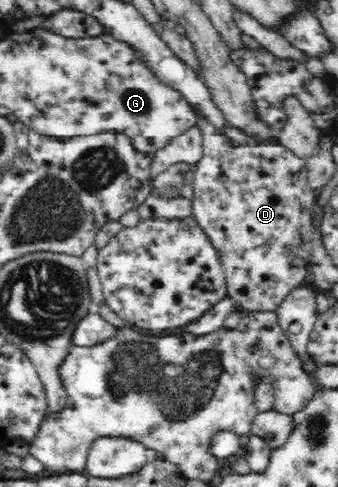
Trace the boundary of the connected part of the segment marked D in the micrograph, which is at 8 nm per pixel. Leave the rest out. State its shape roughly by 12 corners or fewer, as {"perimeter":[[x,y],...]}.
{"perimeter":[[201,117],[193,216],[237,307],[308,275],[318,192]]}

